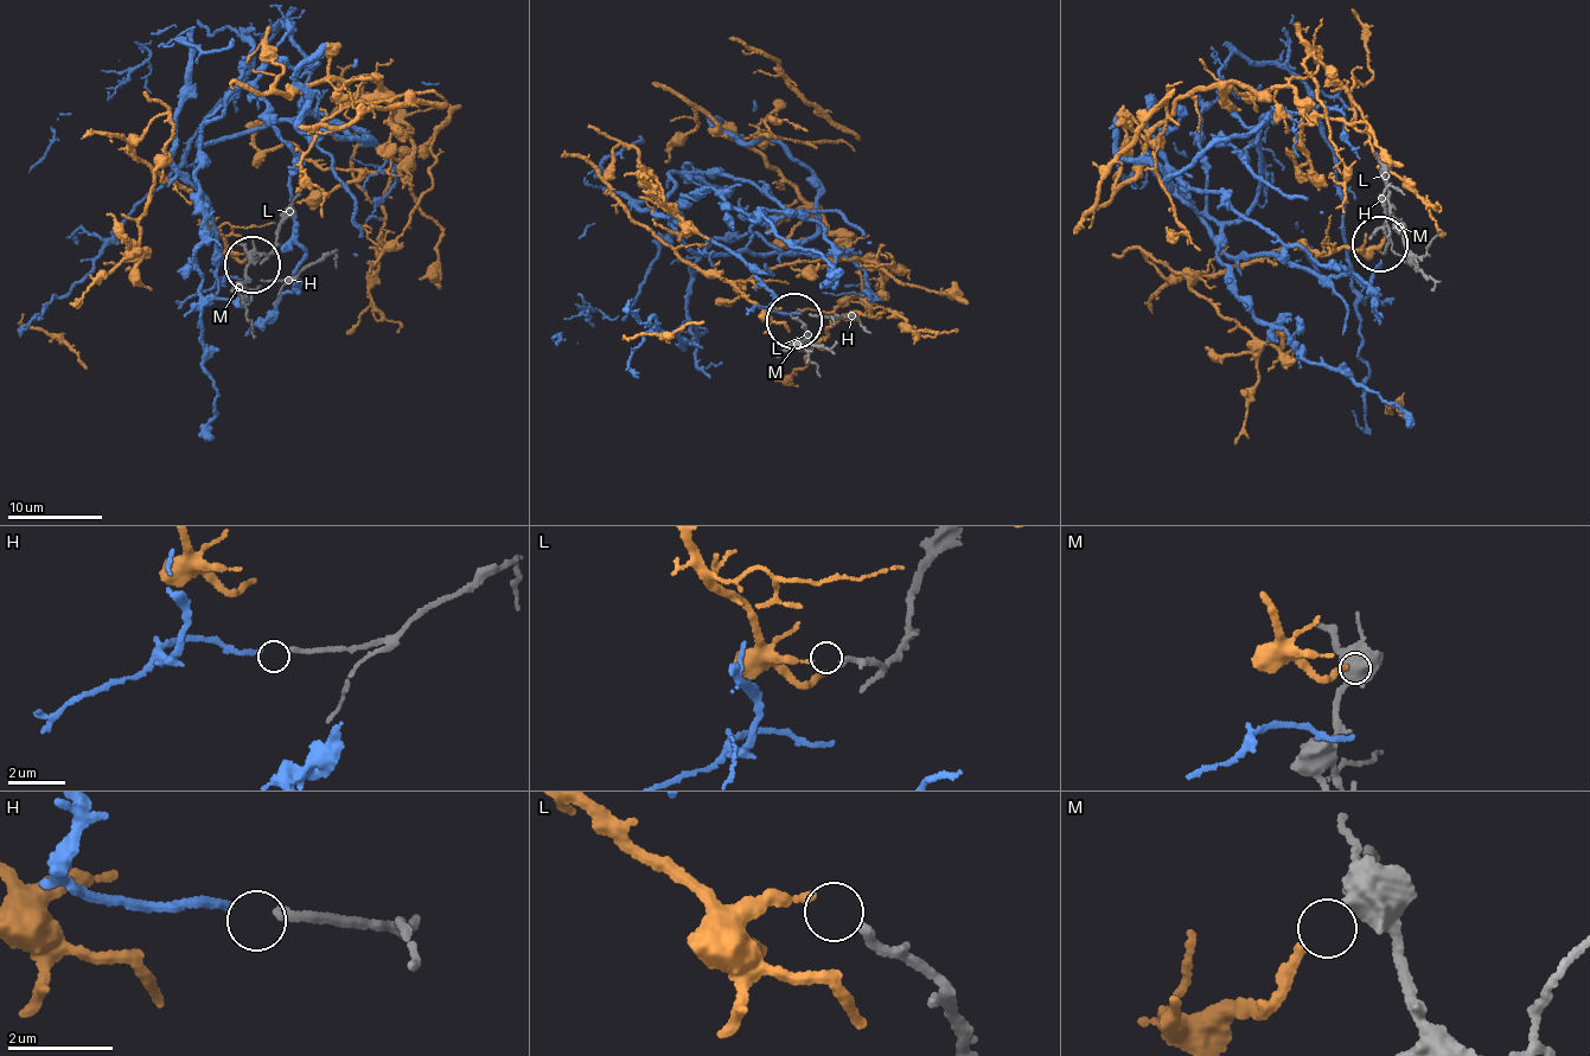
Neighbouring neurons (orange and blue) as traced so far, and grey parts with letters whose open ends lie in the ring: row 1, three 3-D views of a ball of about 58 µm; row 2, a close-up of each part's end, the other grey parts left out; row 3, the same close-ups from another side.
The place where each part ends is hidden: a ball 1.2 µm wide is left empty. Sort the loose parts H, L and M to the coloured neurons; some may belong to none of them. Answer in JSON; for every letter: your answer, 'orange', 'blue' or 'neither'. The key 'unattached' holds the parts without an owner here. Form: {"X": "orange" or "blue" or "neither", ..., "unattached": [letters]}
{"H": "blue", "L": "neither", "M": "orange", "unattached": ["L"]}

